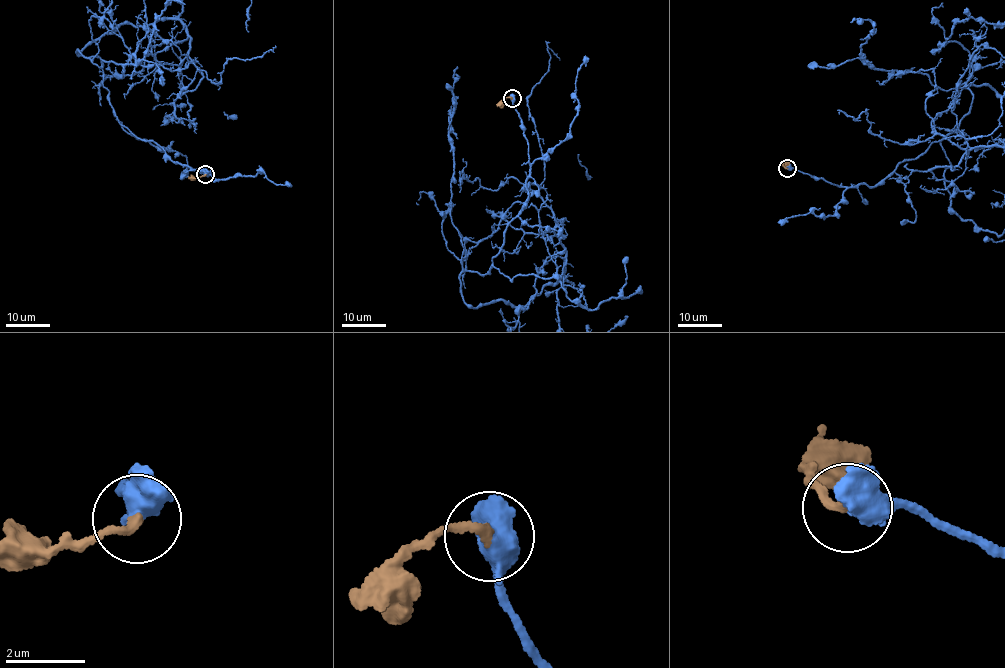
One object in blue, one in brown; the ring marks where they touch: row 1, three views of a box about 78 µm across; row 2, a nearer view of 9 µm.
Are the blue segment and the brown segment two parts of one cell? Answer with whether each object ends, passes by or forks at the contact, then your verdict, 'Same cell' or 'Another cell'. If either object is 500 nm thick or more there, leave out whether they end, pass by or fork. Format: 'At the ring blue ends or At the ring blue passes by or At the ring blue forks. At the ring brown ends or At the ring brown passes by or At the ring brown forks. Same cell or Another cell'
At the ring blue passes by. At the ring brown ends. Same cell

